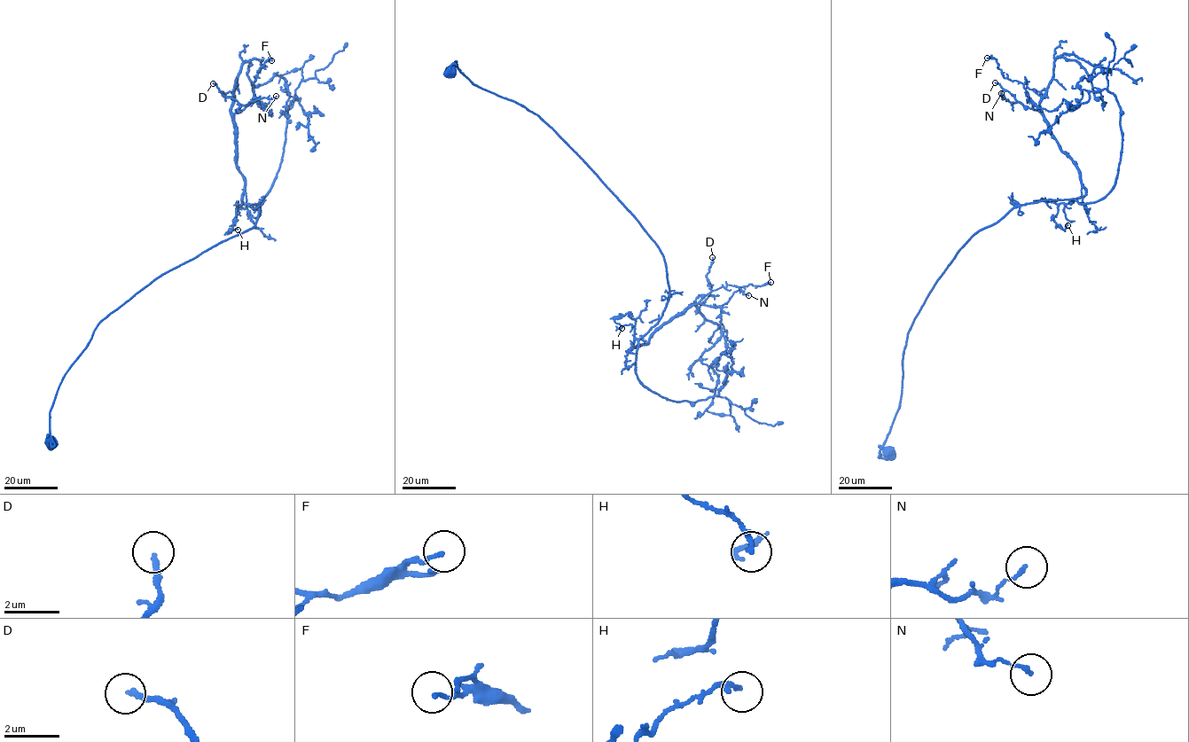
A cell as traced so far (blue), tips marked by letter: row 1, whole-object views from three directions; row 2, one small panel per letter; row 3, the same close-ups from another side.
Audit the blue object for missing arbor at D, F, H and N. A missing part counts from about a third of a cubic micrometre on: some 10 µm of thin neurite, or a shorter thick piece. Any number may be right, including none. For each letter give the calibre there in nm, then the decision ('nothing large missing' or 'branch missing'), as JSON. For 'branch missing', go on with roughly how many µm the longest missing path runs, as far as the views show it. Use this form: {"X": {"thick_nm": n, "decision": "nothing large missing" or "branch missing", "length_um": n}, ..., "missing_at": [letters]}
{"D": {"thick_nm": 190, "decision": "nothing large missing"}, "F": {"thick_nm": 120, "decision": "nothing large missing"}, "H": {"thick_nm": 170, "decision": "nothing large missing"}, "N": {"thick_nm": 110, "decision": "nothing large missing"}, "missing_at": []}

